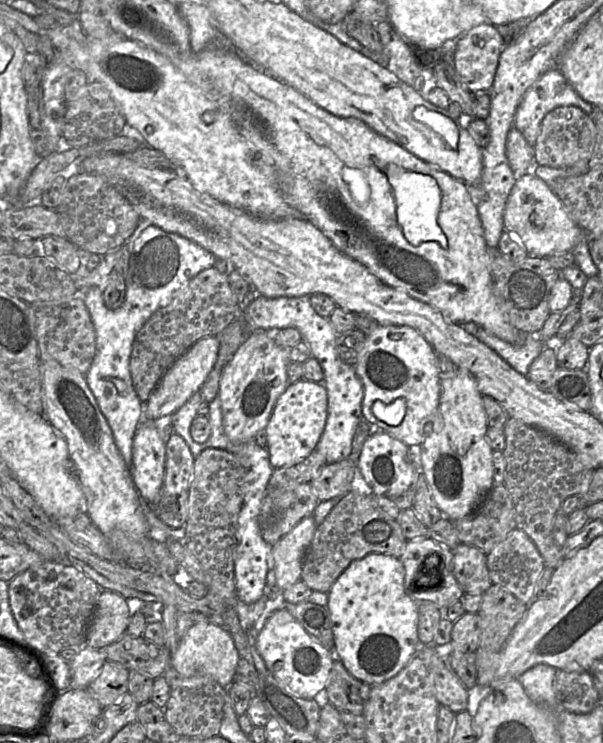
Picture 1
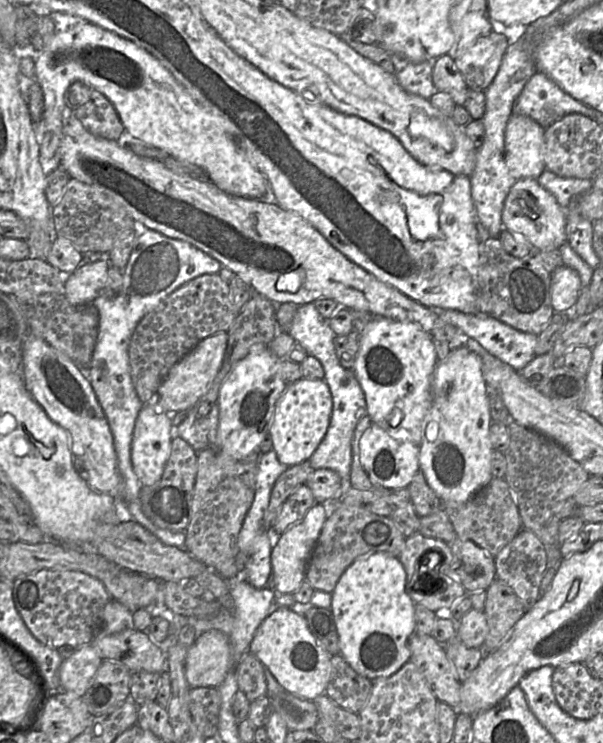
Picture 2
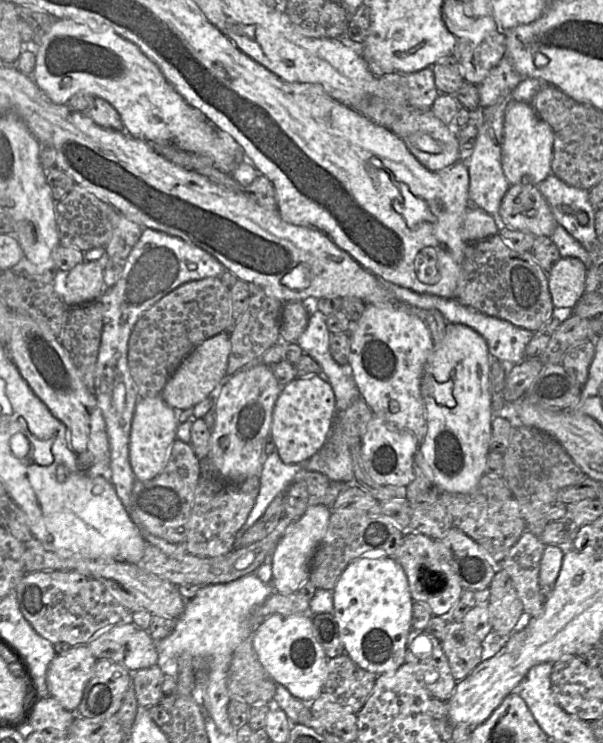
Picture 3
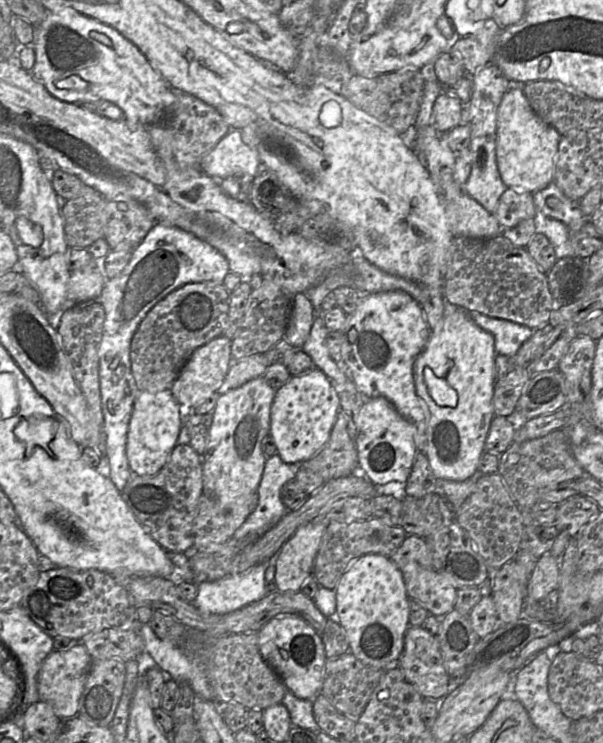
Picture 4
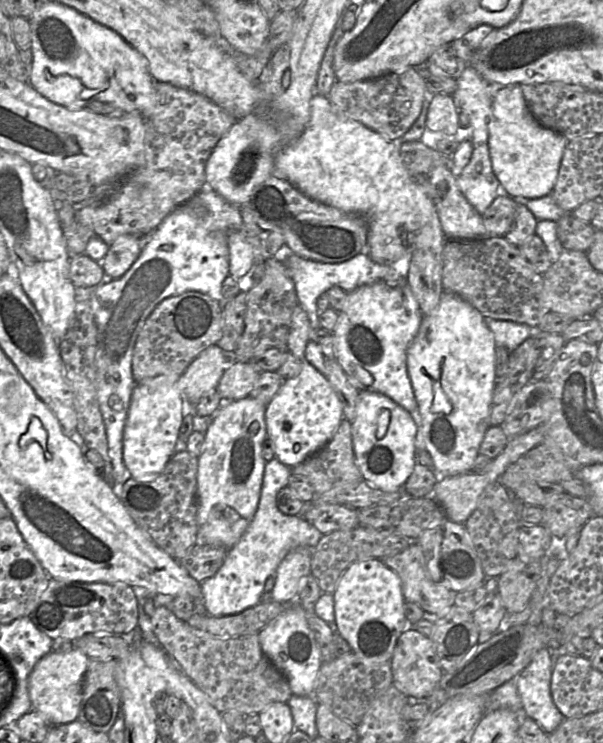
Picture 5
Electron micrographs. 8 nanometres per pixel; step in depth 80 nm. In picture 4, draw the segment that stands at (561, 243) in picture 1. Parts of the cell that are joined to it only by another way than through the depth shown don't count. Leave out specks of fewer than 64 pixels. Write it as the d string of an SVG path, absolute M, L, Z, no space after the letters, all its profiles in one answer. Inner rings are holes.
M507 188L501 195L493 214L502 229L512 228L526 219L537 218L533 193Z

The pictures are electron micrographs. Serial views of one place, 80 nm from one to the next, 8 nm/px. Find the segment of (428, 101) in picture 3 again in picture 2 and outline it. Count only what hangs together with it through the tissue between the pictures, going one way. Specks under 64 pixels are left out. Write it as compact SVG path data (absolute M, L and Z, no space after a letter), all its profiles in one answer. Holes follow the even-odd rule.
M392 56L394 75L399 85L408 93L425 99L438 91L432 82L432 62L414 63L399 56Z

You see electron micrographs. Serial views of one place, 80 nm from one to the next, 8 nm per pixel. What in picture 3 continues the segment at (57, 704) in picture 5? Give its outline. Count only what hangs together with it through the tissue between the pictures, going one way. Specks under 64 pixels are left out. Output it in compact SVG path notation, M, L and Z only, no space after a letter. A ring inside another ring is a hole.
M87 645L73 646L51 661L46 676L47 687L64 709L76 712L96 662Z

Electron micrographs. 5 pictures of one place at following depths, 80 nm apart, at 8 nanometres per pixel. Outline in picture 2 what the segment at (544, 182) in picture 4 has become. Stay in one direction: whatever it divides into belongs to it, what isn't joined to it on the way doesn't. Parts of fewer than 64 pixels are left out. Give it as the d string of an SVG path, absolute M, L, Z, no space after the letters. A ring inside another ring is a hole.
M513 113L506 126L504 157L516 180L538 180L546 169L545 128L528 116Z

